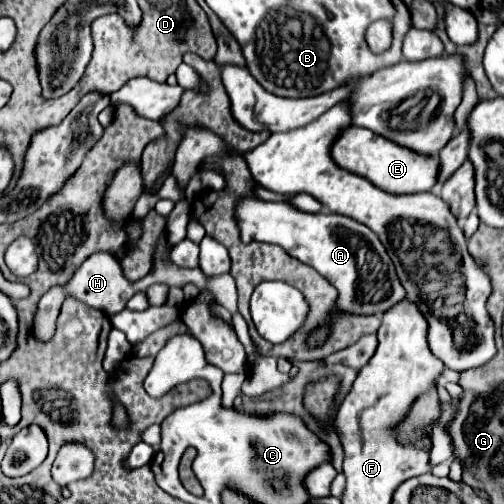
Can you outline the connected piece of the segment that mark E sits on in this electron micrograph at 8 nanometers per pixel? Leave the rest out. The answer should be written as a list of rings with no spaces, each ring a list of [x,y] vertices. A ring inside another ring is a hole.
[[[356,125],[348,127],[338,137],[338,141],[332,147],[332,157],[340,167],[366,177],[376,187],[392,195],[412,195],[412,193],[432,191],[436,185],[436,177],[440,173],[438,157],[424,157],[424,153],[414,153],[412,149],[404,149],[402,145],[396,145],[386,137],[380,137],[370,129]]]

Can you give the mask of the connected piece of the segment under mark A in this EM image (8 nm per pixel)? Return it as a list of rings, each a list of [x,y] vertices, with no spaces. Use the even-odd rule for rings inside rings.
[[[242,199],[236,207],[238,227],[244,243],[264,241],[284,247],[286,253],[314,267],[336,289],[336,309],[330,315],[356,313],[356,315],[384,315],[392,305],[404,299],[404,287],[398,281],[392,259],[388,257],[380,239],[366,225],[336,215],[330,211],[306,213],[292,203],[270,203],[262,199]]]

